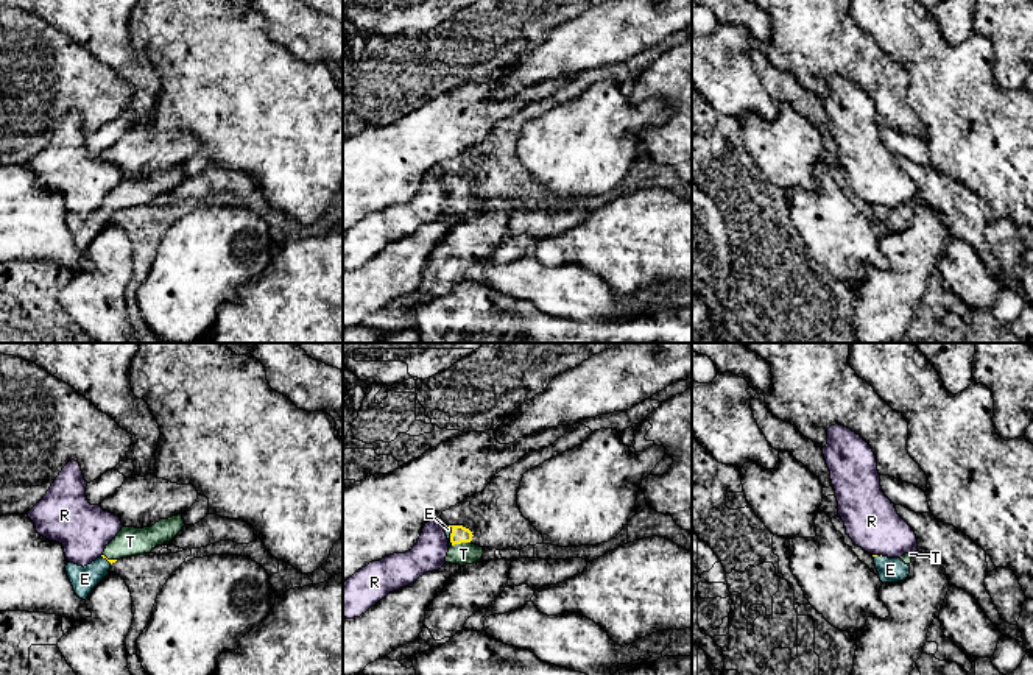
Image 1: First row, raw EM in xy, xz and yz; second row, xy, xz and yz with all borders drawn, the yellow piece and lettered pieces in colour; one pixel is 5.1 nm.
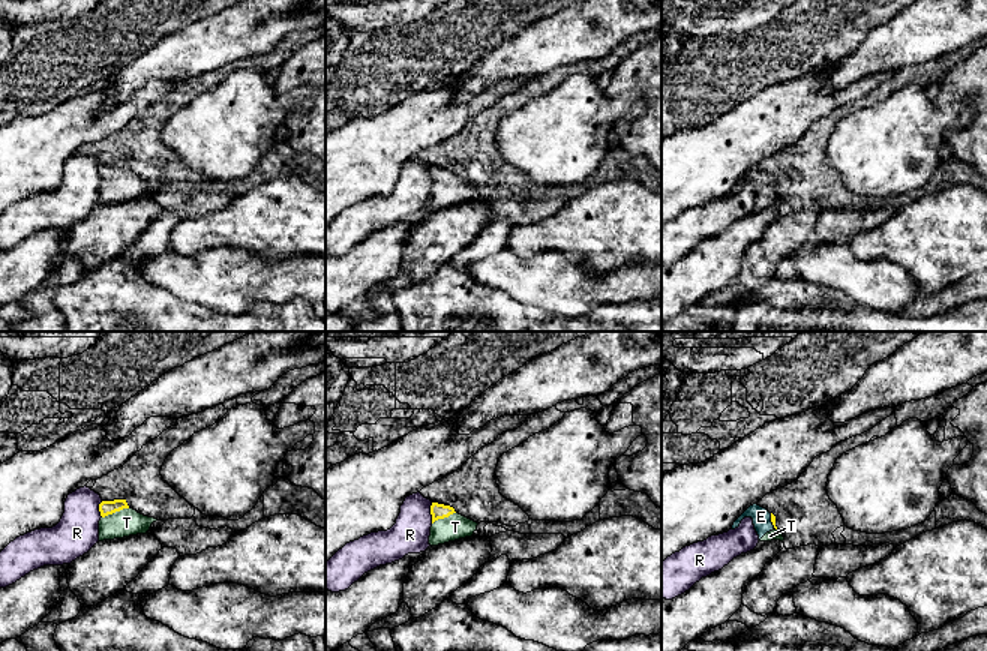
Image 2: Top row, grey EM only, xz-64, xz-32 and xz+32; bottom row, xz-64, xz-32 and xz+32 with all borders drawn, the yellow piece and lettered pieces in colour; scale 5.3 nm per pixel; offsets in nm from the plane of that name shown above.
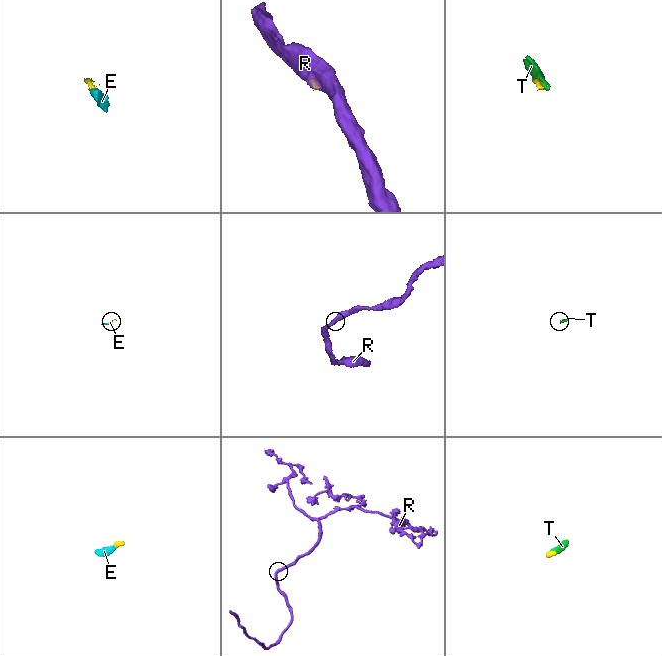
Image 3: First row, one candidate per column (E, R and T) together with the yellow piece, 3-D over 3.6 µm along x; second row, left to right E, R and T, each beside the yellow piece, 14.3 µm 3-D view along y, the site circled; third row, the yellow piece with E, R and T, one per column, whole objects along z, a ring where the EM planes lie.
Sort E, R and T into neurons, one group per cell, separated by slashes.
E T / R

